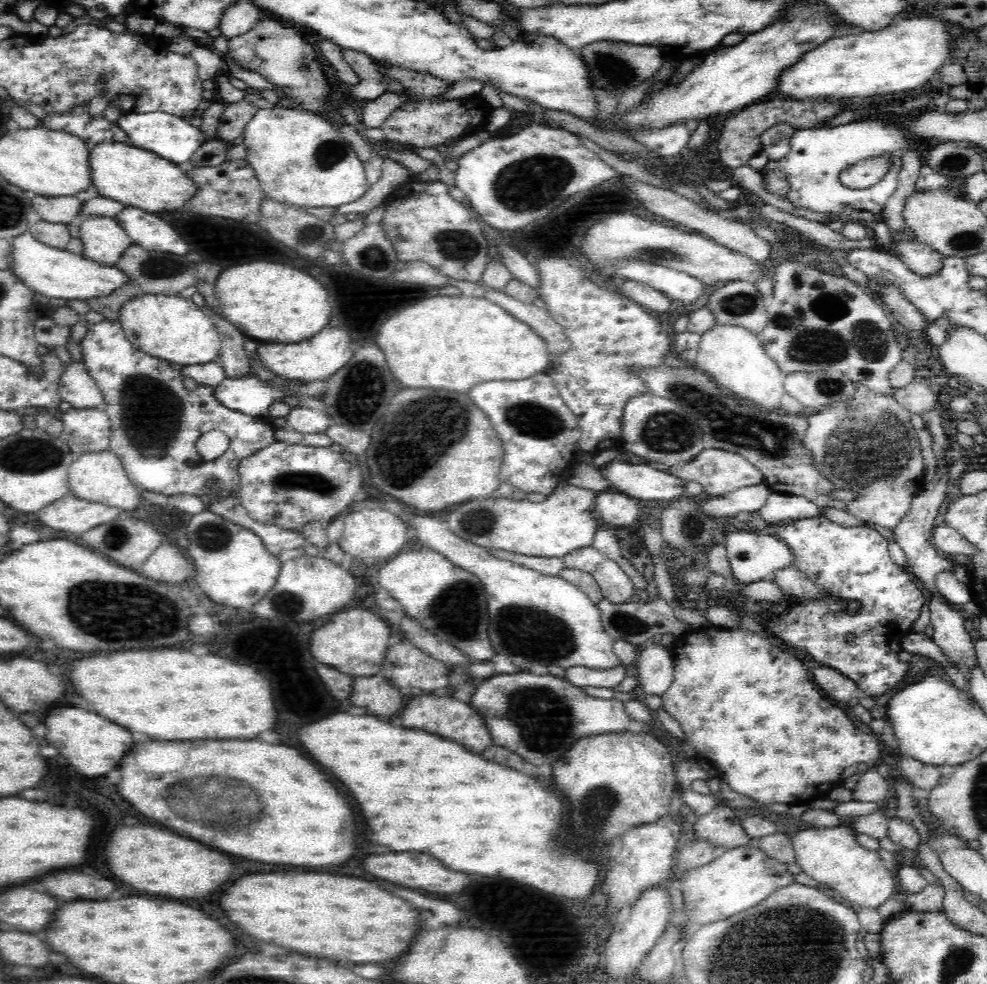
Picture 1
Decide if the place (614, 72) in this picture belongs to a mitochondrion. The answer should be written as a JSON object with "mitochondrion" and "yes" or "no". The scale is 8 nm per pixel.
{"mitochondrion":"yes"}

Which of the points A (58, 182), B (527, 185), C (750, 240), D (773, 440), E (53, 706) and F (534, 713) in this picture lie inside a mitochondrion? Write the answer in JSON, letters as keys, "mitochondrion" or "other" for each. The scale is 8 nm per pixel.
{"A":"other","B":"mitochondrion","C":"other","D":"mitochondrion","E":"other","F":"mitochondrion"}

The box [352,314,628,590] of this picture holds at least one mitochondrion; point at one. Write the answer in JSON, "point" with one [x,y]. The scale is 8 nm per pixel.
{"point":[535,420]}

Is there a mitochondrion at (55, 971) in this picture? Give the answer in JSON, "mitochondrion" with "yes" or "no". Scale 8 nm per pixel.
{"mitochondrion":"no"}

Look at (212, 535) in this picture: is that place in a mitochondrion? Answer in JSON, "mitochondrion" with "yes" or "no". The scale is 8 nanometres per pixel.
{"mitochondrion":"yes"}

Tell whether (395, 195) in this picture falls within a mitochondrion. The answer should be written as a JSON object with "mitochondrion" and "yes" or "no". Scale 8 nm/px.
{"mitochondrion":"no"}

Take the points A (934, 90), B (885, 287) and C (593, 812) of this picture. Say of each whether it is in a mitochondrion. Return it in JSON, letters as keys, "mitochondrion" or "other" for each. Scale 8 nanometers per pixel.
{"A":"other","B":"other","C":"mitochondrion"}

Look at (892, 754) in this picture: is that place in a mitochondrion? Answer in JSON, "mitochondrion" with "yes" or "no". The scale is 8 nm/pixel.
{"mitochondrion":"no"}

